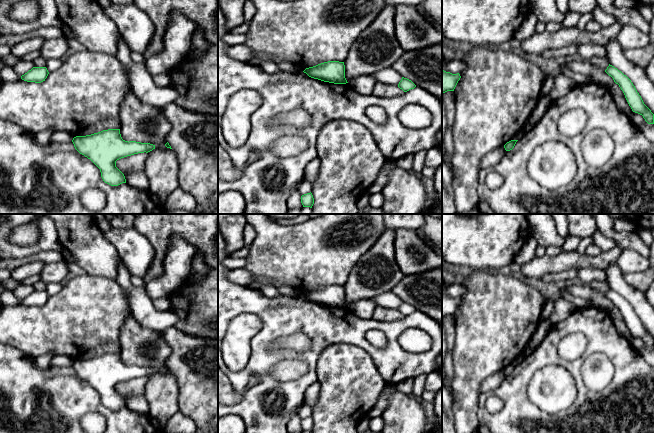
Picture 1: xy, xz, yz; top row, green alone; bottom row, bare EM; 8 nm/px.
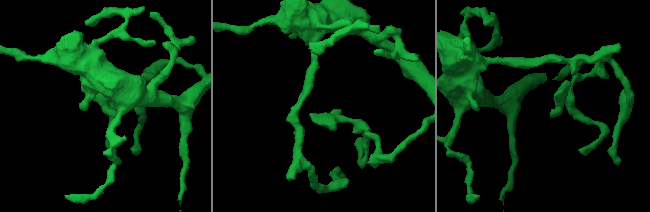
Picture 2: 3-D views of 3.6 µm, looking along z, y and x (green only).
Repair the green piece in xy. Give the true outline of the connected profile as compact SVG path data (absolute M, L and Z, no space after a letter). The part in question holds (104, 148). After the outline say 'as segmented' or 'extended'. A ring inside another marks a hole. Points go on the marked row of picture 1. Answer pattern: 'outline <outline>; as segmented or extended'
outline M108 129L72 140L75 149L90 159L101 172L103 181L111 186L126 183L124 174L116 167L116 161L138 153L148 153L155 145L122 139L120 129Z; as segmented

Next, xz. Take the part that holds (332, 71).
outline M328 61L313 67L306 68L303 72L311 78L324 82L334 84L348 83L345 78L344 62Z; as segmented

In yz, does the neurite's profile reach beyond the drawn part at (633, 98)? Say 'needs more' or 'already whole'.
already whole

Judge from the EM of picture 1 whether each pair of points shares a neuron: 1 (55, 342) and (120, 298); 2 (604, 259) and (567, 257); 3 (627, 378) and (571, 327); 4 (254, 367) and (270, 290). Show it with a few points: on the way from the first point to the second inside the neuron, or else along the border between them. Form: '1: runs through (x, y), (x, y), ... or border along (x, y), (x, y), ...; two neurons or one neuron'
1: runs through (71, 326), (104, 305); one neuron
2: runs through (595, 260), (576, 260); one neuron
3: runs through (624, 361), (588, 327); one neuron
4: border along (259, 290), (269, 297), (279, 297), (282, 295); two neurons

